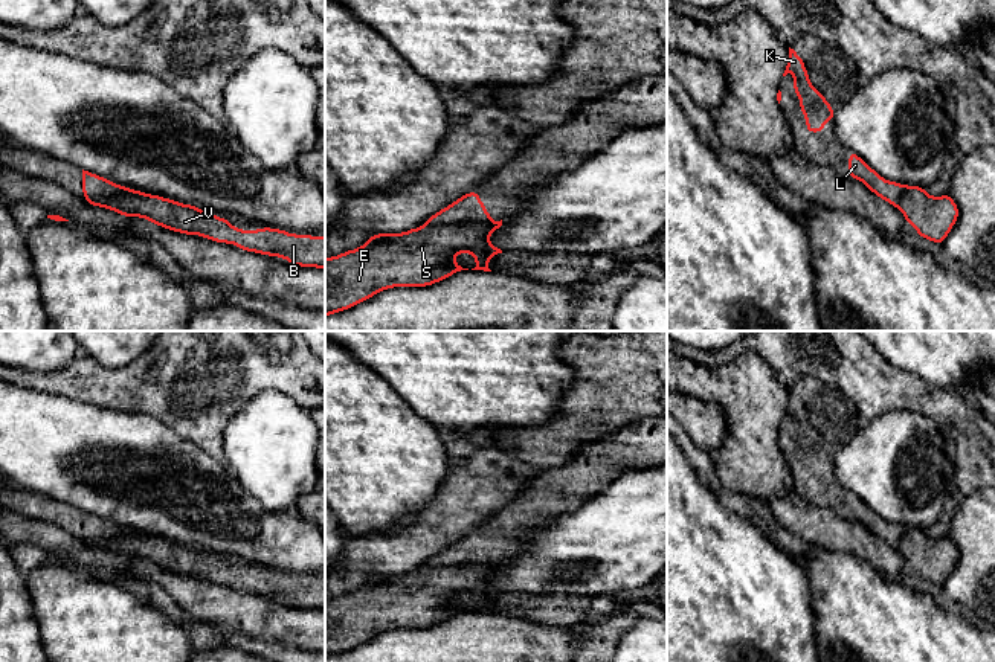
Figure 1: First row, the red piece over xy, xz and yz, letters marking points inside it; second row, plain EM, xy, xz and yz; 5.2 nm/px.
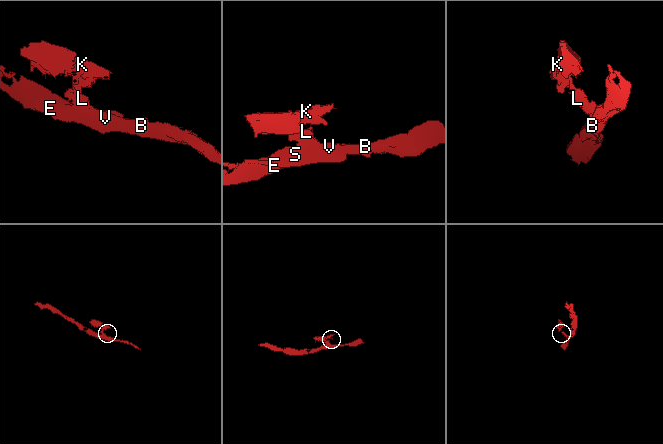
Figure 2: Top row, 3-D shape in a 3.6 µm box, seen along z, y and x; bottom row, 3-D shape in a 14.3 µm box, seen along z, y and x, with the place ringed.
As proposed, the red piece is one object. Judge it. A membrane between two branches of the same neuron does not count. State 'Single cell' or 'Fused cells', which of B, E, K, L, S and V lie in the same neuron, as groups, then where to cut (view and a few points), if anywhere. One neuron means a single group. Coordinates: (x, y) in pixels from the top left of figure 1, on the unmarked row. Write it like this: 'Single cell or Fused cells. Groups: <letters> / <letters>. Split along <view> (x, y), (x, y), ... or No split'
Fused cells. Groups: B E S V / K L. Split along xz (490, 560), (425, 568)

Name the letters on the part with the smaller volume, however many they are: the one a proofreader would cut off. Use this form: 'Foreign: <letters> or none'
Foreign: K, L

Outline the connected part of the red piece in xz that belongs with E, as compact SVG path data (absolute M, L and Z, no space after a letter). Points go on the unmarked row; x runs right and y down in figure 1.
M465 563L414 569L401 575L369 577L368 584L325 599L325 659L394 628L429 628L462 610L453 598L472 595L476 609L491 613L488 601L501 590L488 578L501 563Z

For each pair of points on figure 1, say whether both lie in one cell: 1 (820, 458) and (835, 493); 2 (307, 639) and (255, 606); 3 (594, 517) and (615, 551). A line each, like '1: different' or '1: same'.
1: same
2: same
3: same

